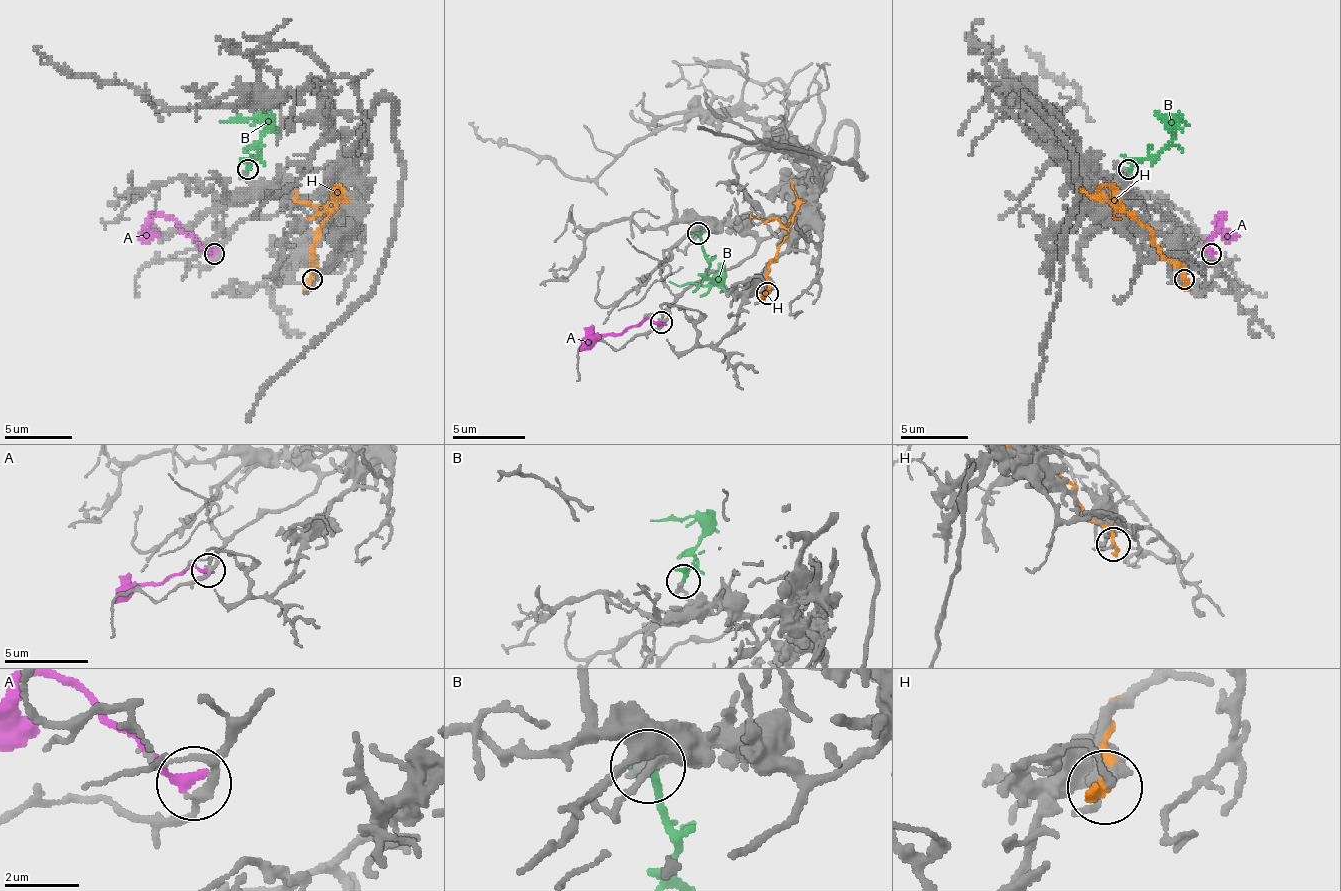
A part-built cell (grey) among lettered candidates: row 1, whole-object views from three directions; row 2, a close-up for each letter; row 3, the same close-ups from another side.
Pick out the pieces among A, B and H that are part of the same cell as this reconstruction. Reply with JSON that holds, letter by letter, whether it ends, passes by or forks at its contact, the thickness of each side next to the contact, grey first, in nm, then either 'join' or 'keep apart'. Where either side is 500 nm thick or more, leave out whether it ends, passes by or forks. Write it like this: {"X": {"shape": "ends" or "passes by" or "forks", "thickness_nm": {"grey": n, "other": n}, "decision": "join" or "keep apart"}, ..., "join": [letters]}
{"A": {"shape": "ends", "thickness_nm": {"grey": 240, "other": 280}, "decision": "keep apart"}, "B": {"shape": "ends", "thickness_nm": {"grey": 320, "other": 280}, "decision": "keep apart"}, "H": {"shape": "ends", "thickness_nm": {"grey": 160, "other": 320}, "decision": "keep apart"}, "join": []}

